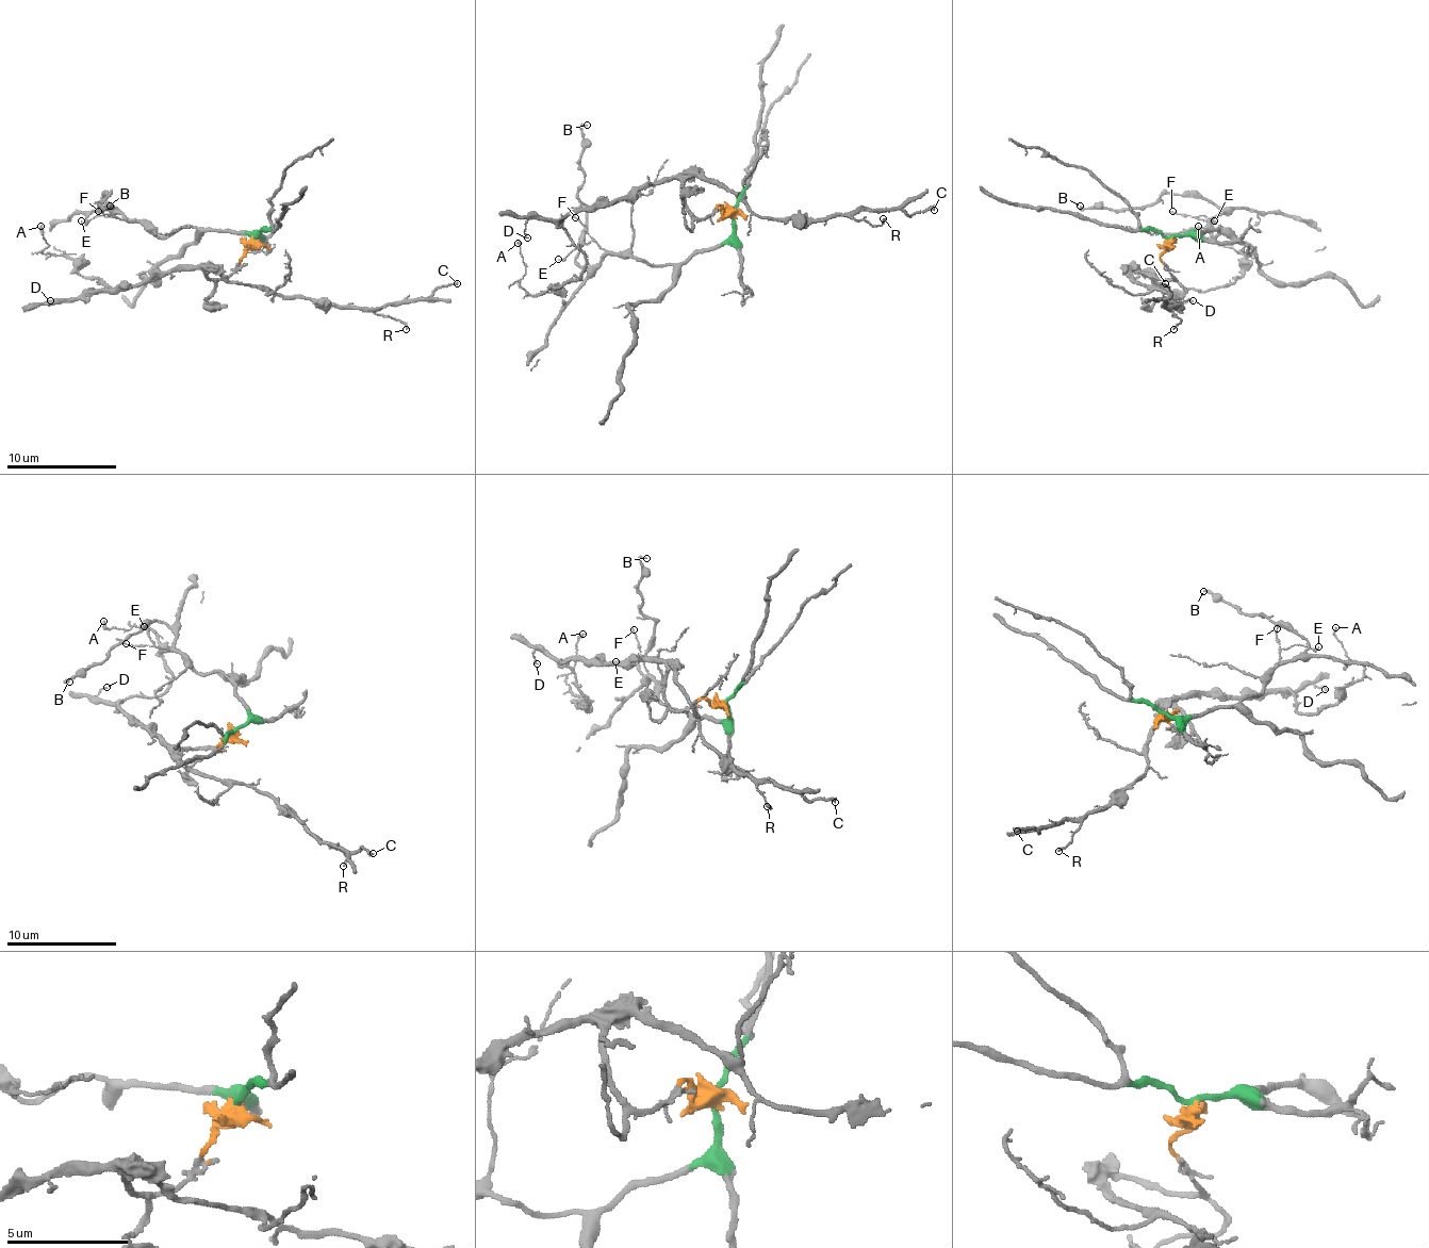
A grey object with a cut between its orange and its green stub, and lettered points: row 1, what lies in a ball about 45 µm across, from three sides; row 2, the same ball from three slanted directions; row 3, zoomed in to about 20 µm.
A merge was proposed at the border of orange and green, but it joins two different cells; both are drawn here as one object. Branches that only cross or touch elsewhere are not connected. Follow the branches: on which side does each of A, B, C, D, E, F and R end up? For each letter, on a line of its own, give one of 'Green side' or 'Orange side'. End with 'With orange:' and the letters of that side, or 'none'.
A: Orange side
B: Green side
C: Orange side
D: Orange side
E: Green side
F: Green side
R: Orange side
With orange: A, C, D, R

